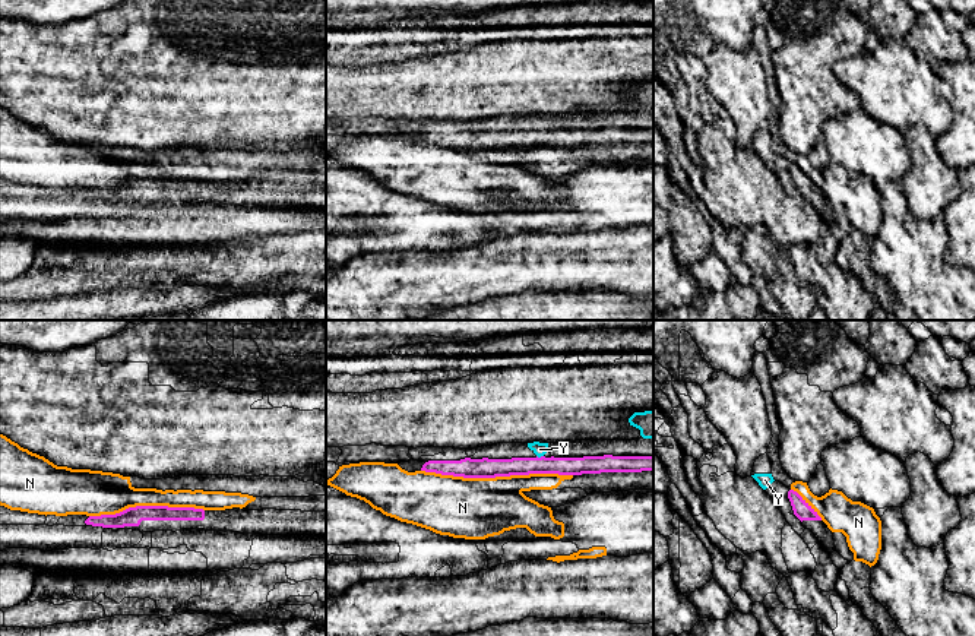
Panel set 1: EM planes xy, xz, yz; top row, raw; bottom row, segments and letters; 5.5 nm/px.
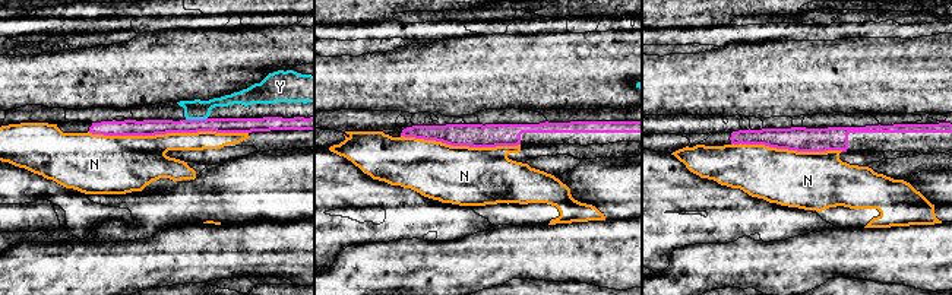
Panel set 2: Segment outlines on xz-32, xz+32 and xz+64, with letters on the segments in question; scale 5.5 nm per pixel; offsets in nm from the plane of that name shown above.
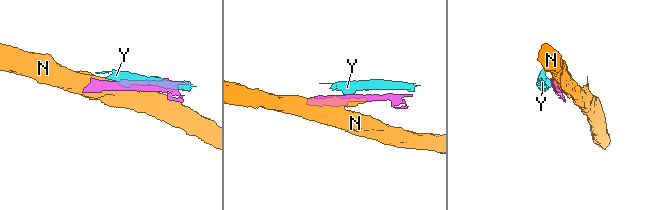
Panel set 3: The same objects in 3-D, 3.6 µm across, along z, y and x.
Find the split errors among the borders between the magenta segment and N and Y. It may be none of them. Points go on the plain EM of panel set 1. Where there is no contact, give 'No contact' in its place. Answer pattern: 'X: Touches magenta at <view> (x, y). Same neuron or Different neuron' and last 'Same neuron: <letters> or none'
N: Touches magenta at xz (497, 148). Different neuron
Y: Touches magenta at xz (541, 129). Same neuron
Same neuron: Y

